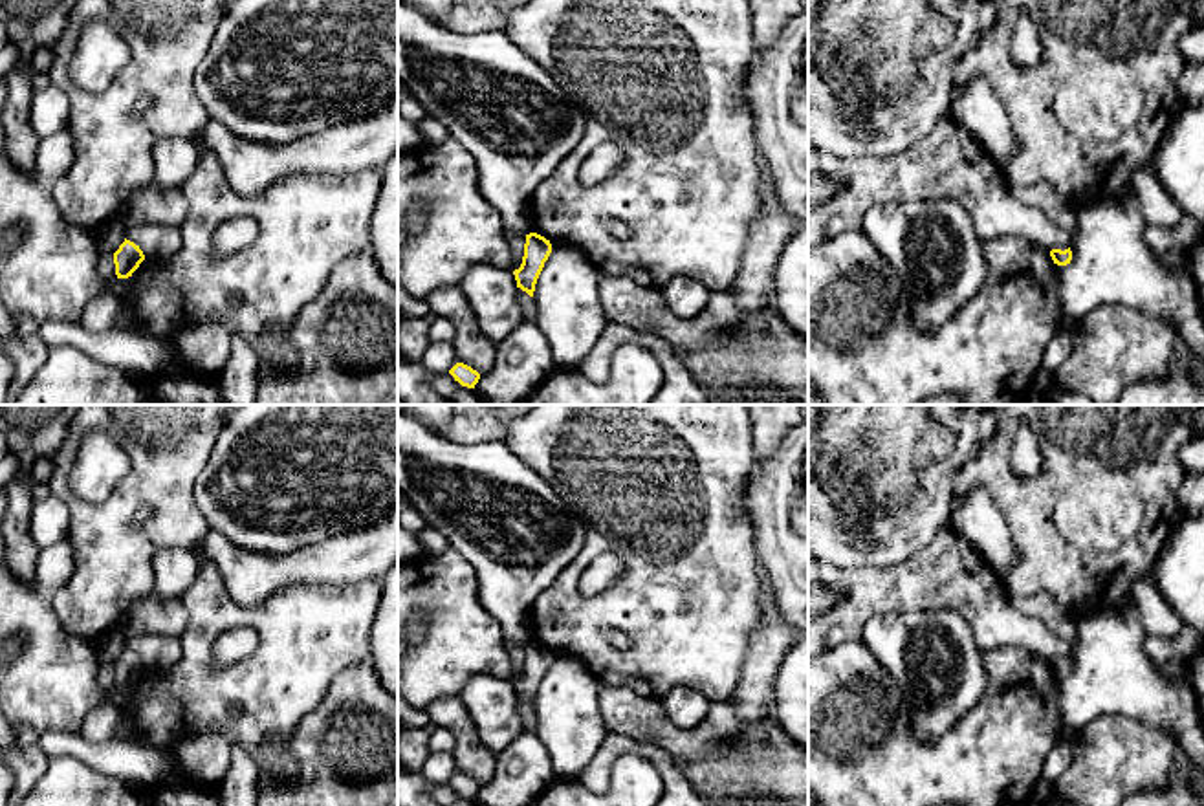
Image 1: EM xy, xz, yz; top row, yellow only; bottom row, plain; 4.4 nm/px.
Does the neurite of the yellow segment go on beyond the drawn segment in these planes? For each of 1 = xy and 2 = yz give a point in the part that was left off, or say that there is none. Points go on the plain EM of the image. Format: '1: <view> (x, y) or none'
1: none
2: none

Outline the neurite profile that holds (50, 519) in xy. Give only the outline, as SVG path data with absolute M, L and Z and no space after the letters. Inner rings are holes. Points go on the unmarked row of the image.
M49 495L33 502L31 509L31 539L37 548L49 548L59 540L66 540L70 531L70 509L64 500Z

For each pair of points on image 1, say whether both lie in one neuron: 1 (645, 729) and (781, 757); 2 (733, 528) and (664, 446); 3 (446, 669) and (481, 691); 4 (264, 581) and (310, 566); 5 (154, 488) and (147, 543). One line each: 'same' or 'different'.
1: same
2: same
3: different
4: same
5: same

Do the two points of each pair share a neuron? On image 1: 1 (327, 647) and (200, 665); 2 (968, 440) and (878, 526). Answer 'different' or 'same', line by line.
1: same
2: same

